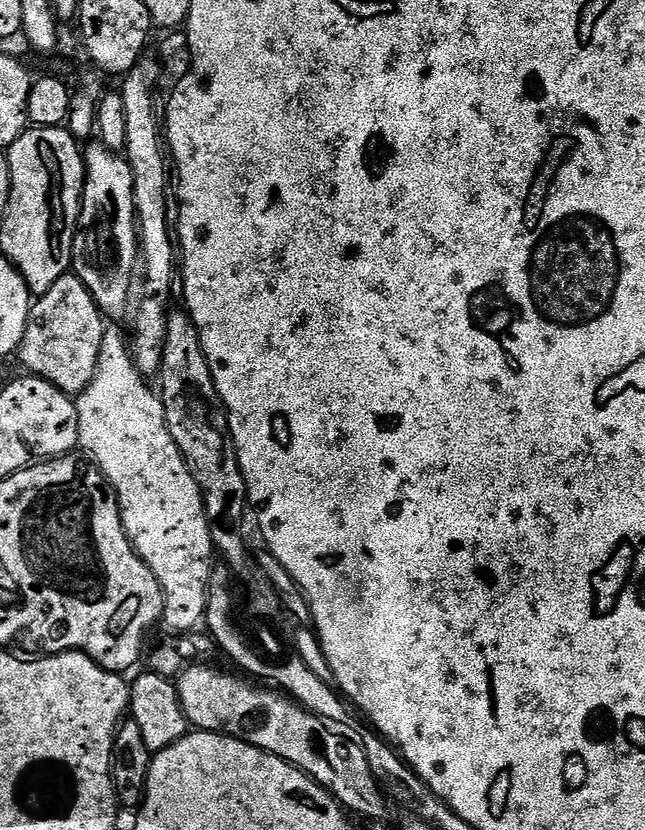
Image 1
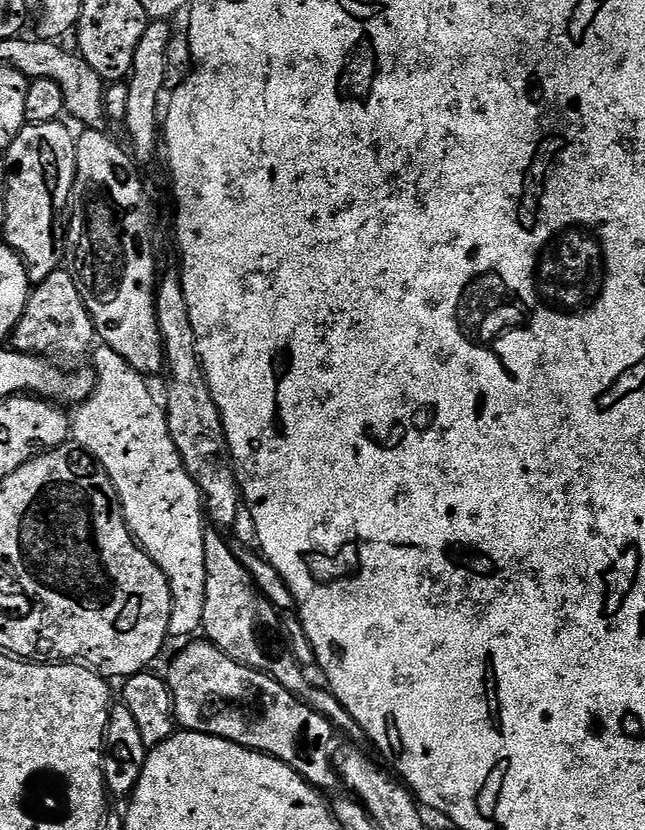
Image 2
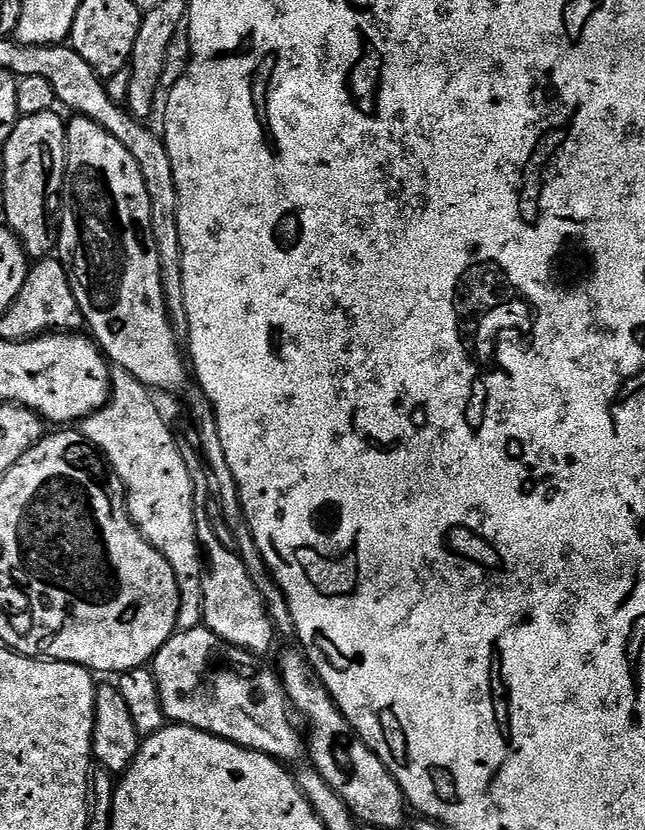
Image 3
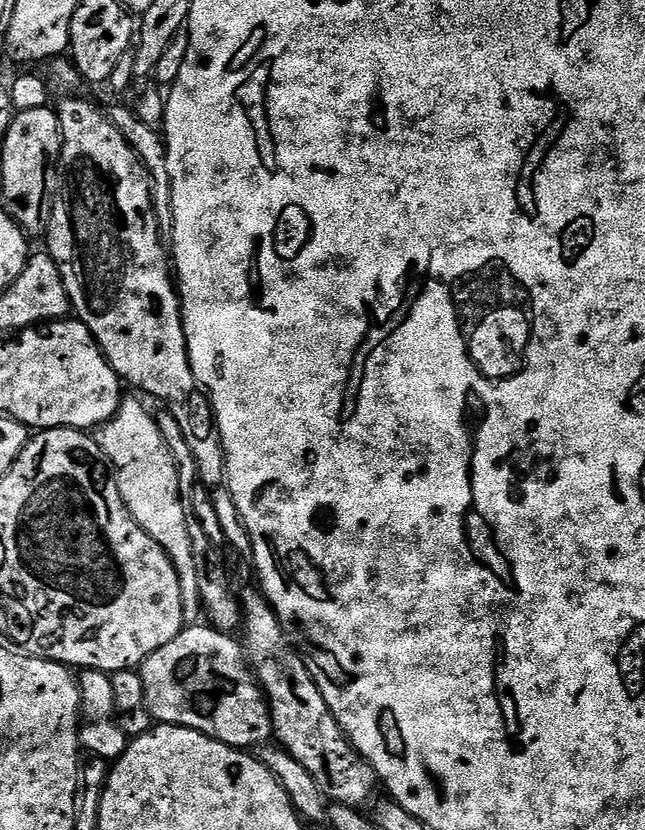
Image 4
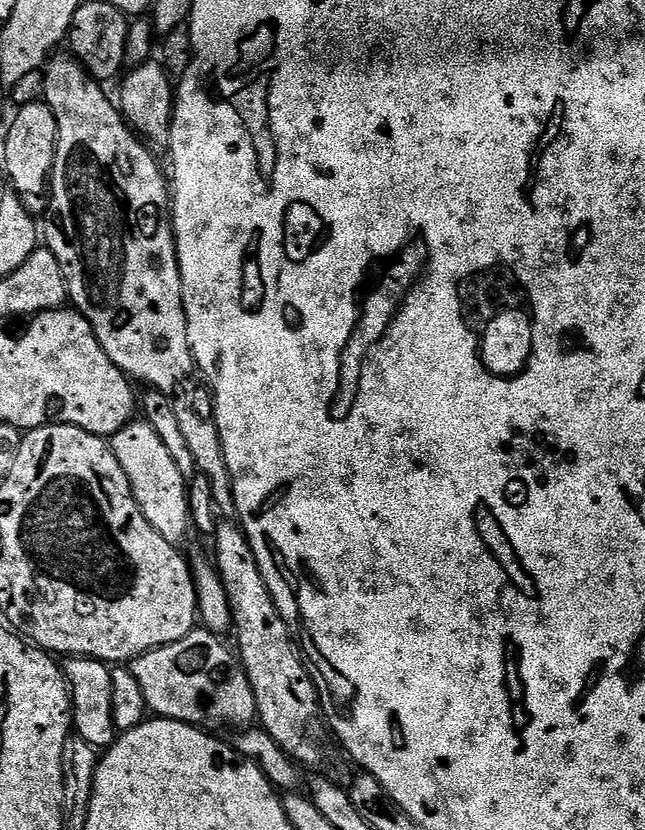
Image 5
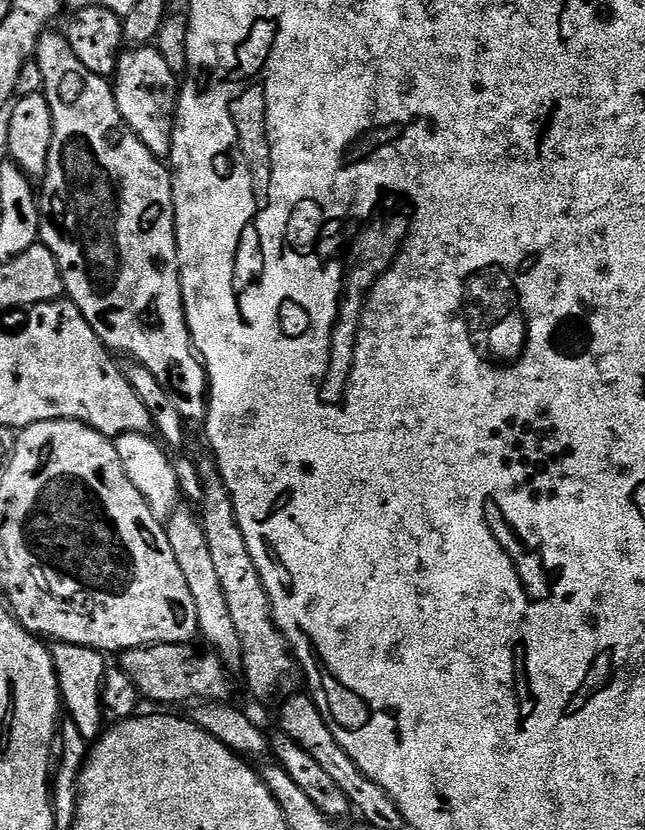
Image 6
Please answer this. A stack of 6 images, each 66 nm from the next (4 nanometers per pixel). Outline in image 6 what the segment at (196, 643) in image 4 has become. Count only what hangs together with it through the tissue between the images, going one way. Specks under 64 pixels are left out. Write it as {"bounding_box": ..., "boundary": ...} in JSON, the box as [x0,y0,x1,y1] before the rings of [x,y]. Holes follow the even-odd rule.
{"bounding_box":[118,642,230,704],"boundary":[[[189,642],[187,644],[150,644],[146,648],[127,648],[125,652],[119,653],[118,667],[127,674],[130,682],[134,682],[134,686],[145,701],[153,700],[156,704],[184,704],[187,700],[192,700],[191,702],[227,701],[230,675],[225,671],[216,653],[205,650],[203,647],[195,648],[196,646],[195,643]]]}

